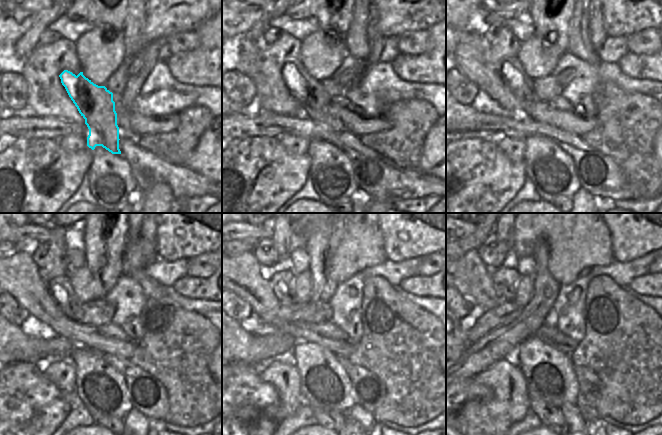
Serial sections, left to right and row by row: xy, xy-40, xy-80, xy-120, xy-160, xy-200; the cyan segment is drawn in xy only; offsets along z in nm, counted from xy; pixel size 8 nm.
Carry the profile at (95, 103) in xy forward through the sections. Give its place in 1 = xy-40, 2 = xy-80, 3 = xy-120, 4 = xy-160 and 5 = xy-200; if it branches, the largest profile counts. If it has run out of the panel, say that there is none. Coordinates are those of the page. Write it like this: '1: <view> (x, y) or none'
1: xy-40 (309, 93)
2: xy-80 (512, 66)
3: xy-120 (59, 288)
4: xy-160 (281, 279)
5: xy-200 (504, 278)

